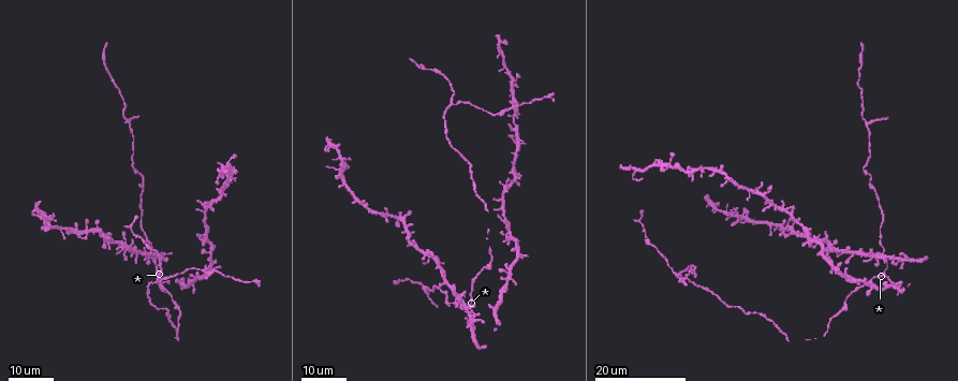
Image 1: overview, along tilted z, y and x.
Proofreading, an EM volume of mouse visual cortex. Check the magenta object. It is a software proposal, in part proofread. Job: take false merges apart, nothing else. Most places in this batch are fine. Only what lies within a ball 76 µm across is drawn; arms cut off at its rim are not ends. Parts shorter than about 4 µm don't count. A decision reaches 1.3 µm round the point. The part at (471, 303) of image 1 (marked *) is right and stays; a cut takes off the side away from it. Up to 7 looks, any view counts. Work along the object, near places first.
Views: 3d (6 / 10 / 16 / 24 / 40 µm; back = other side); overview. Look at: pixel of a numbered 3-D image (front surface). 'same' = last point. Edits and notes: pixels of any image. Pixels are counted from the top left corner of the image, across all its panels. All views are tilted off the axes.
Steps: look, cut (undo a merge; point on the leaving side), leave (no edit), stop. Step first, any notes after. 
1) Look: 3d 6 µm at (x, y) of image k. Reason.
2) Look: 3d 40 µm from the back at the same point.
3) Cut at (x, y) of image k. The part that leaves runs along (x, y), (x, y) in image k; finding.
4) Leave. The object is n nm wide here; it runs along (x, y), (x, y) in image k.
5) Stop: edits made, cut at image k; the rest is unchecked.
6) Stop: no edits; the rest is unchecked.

Look: 3d 24 µm at (465, 304) of image 1. Arms part here.

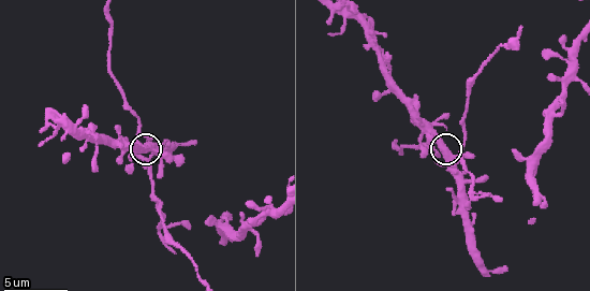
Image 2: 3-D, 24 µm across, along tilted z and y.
Look: 3d 6 µm at (444, 146) of image 2. Zoom in.

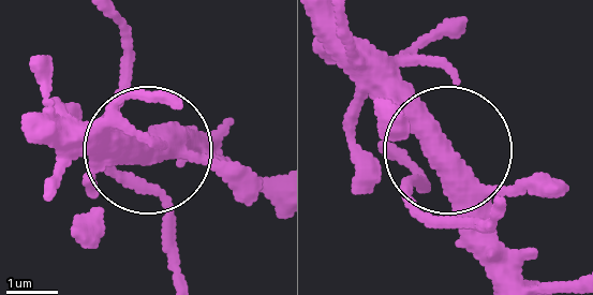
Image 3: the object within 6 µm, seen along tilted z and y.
Leave. The object is 380 nm wide here; it runs along (504, 205), (458, 223), (415, 192), (449, 153), (487, 273) in image 3; all the same cell.

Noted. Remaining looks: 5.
Look: 3d 24 µm at (872, 122) of image 1. Arms part here.

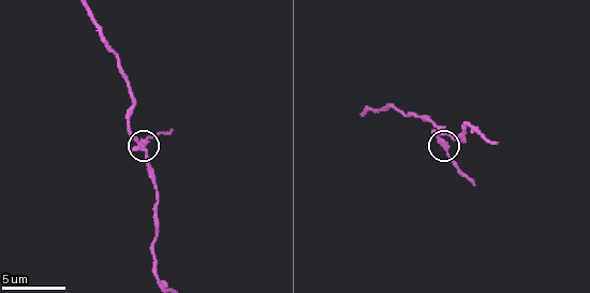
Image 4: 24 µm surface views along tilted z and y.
Look: 3d 10 µm at (439, 140) of image 4.

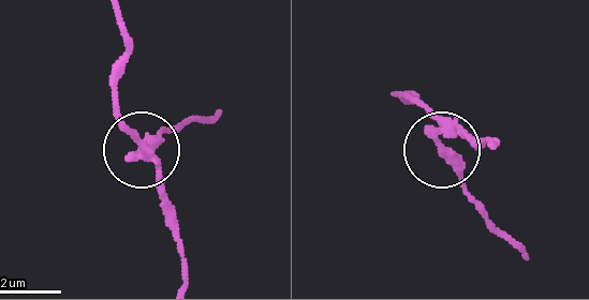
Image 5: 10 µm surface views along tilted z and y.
Cut at (156, 135) of image 5. The object is 280 nm wide here; the part that leaves runs along (146, 158), (163, 133), (217, 110) in image 5; two cells meet here.

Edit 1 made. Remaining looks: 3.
Look: 3d 10 µm at (468, 123) of image 4. Thick turns thin.

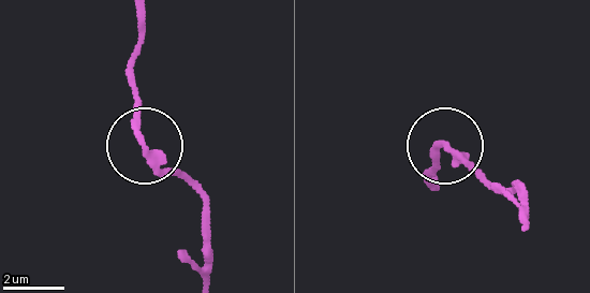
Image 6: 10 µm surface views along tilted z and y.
Look: 3d 6 µm at (142, 139) of image 6.

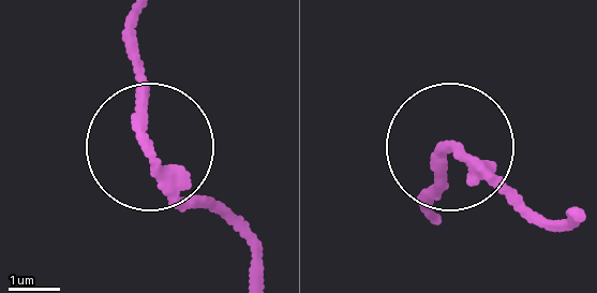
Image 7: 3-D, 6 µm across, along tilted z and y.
Leave. One cell here.

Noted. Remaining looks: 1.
Stop: edits made, cut at image 5; the rest is unchecked.

